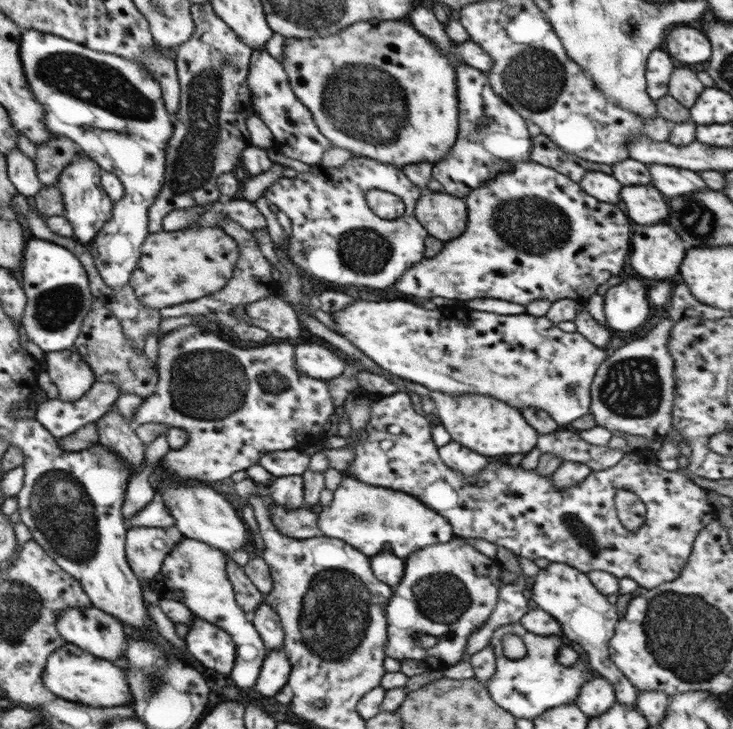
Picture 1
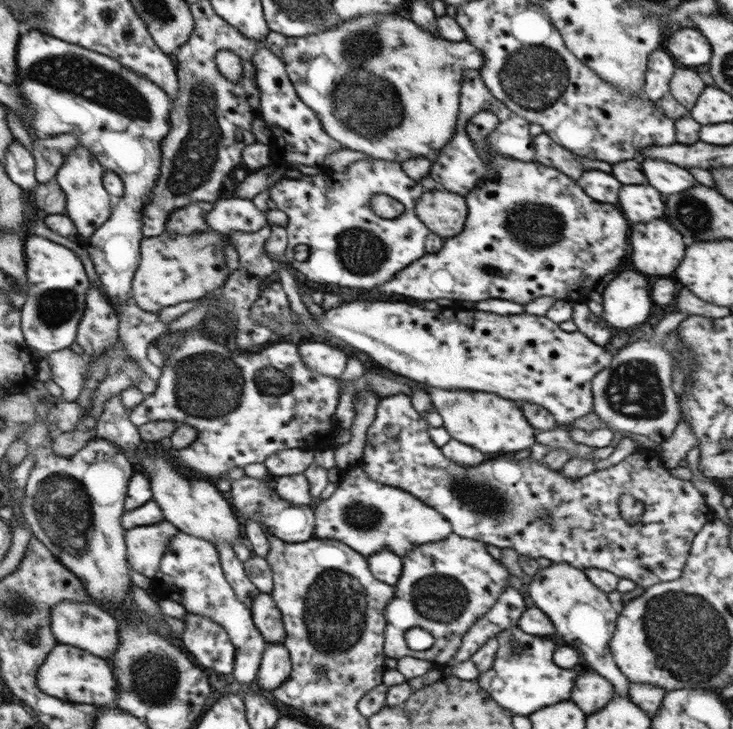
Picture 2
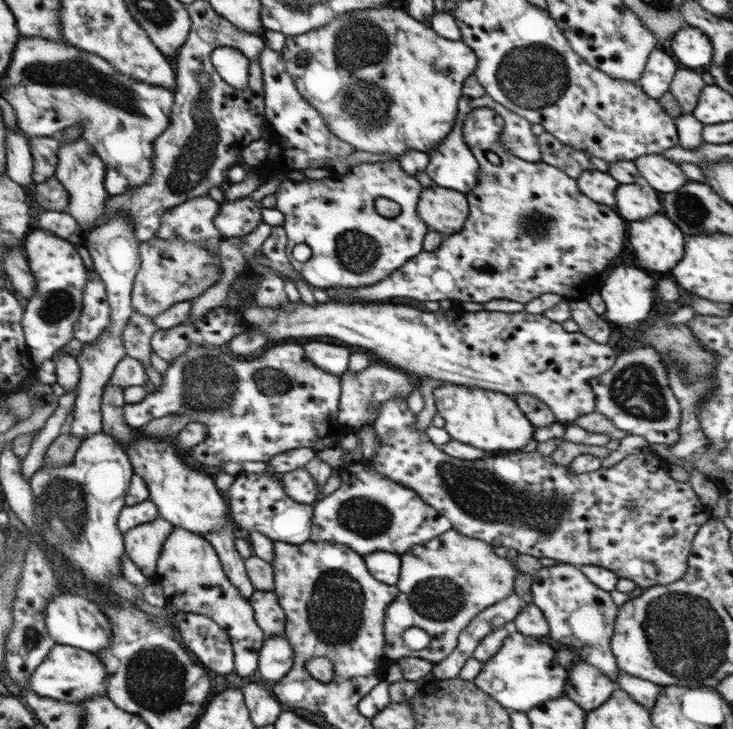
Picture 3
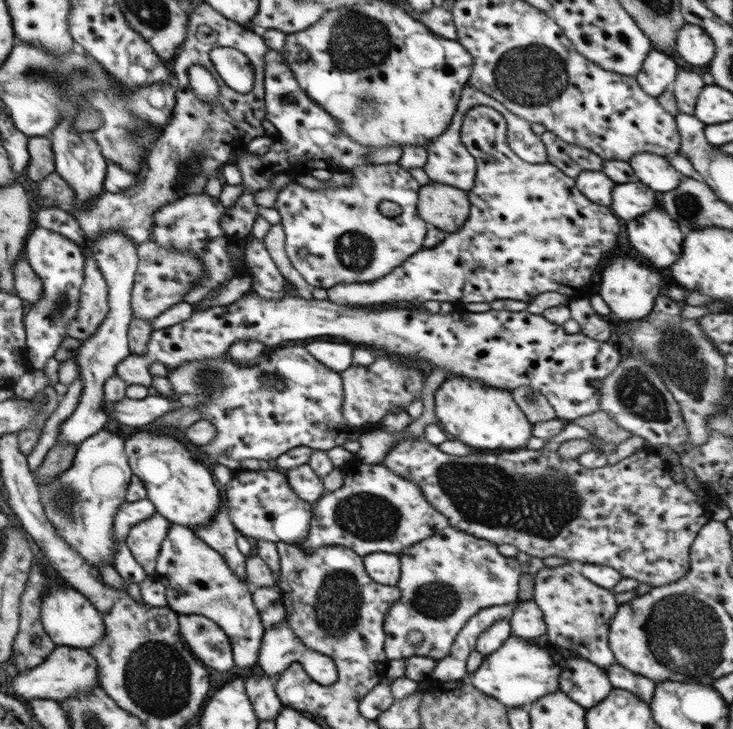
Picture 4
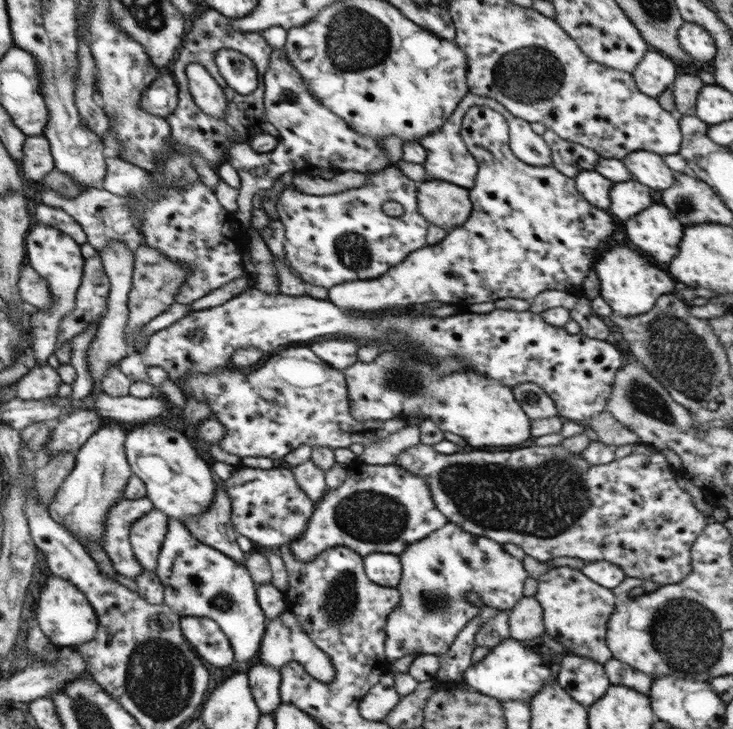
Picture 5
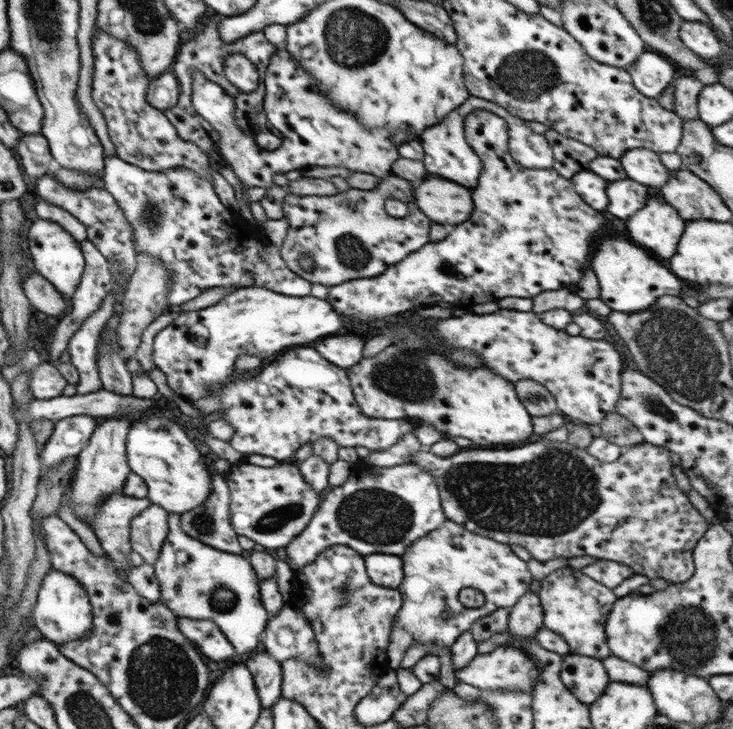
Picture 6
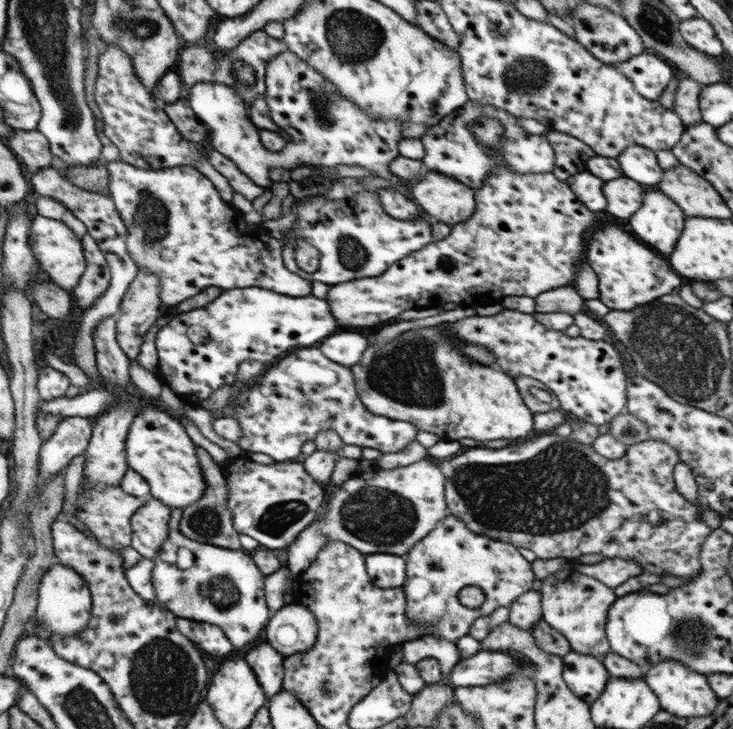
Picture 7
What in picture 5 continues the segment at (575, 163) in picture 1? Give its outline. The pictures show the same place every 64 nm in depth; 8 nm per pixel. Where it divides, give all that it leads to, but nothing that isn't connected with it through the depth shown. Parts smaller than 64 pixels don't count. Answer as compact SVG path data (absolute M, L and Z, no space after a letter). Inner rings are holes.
M546 129L541 138L551 151L550 165L567 178L572 179L581 171L595 170L599 156L590 148L563 140L549 129Z

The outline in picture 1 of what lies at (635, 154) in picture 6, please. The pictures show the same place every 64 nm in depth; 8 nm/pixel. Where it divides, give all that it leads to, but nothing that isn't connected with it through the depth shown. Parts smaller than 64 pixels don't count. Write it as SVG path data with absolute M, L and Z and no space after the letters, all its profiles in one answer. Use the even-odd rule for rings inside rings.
M647 163L647 172L651 178L651 184L663 192L665 196L679 196L685 192L698 192L705 187L705 182L699 178L699 174L685 169L671 168L671 166Z

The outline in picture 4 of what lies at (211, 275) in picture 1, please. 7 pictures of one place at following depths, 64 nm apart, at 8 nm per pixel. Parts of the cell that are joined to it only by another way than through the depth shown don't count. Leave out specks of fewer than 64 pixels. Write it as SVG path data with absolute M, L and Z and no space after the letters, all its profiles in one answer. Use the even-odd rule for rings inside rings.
M146 241L136 246L137 267L130 290L130 308L132 318L151 320L183 300L183 295L203 279L204 269L202 263L194 253L181 253L167 251L167 248Z

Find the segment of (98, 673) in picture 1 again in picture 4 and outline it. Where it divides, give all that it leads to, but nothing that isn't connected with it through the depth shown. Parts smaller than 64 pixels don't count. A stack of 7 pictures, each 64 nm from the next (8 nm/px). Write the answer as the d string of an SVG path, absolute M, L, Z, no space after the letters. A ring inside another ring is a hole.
M55 645L45 662L38 664L37 667L24 674L12 674L11 697L21 700L25 704L34 699L50 699L61 702L74 696L75 692L98 687L96 666L95 660L86 649Z

